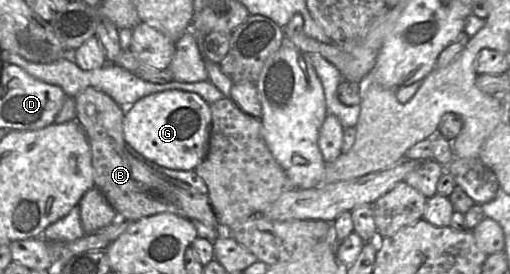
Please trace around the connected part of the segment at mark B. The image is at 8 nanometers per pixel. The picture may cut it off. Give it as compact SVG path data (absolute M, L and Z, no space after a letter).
M87 87L74 96L76 117L84 130L91 149L94 185L104 194L116 212L131 221L159 213L173 213L190 220L198 220L209 228L220 225L208 195L192 186L165 176L133 157L126 149L123 135L125 110L110 96Z

